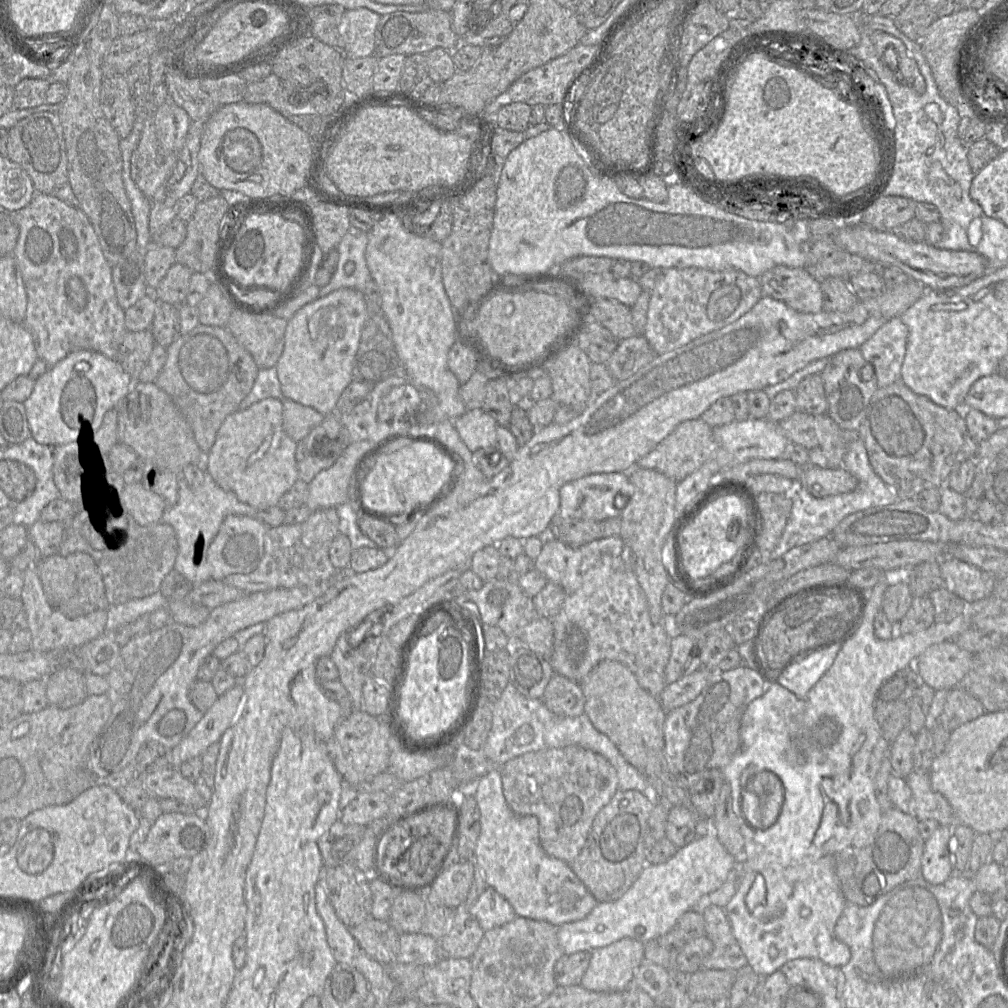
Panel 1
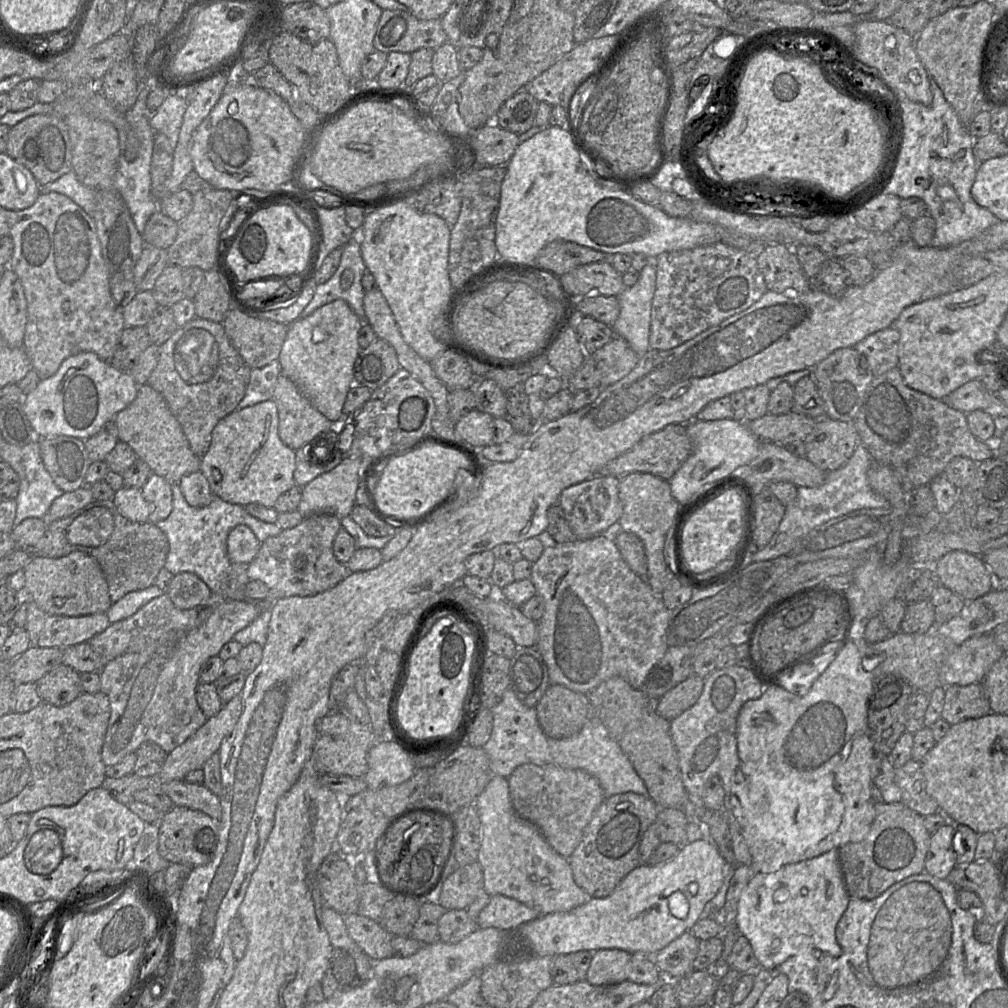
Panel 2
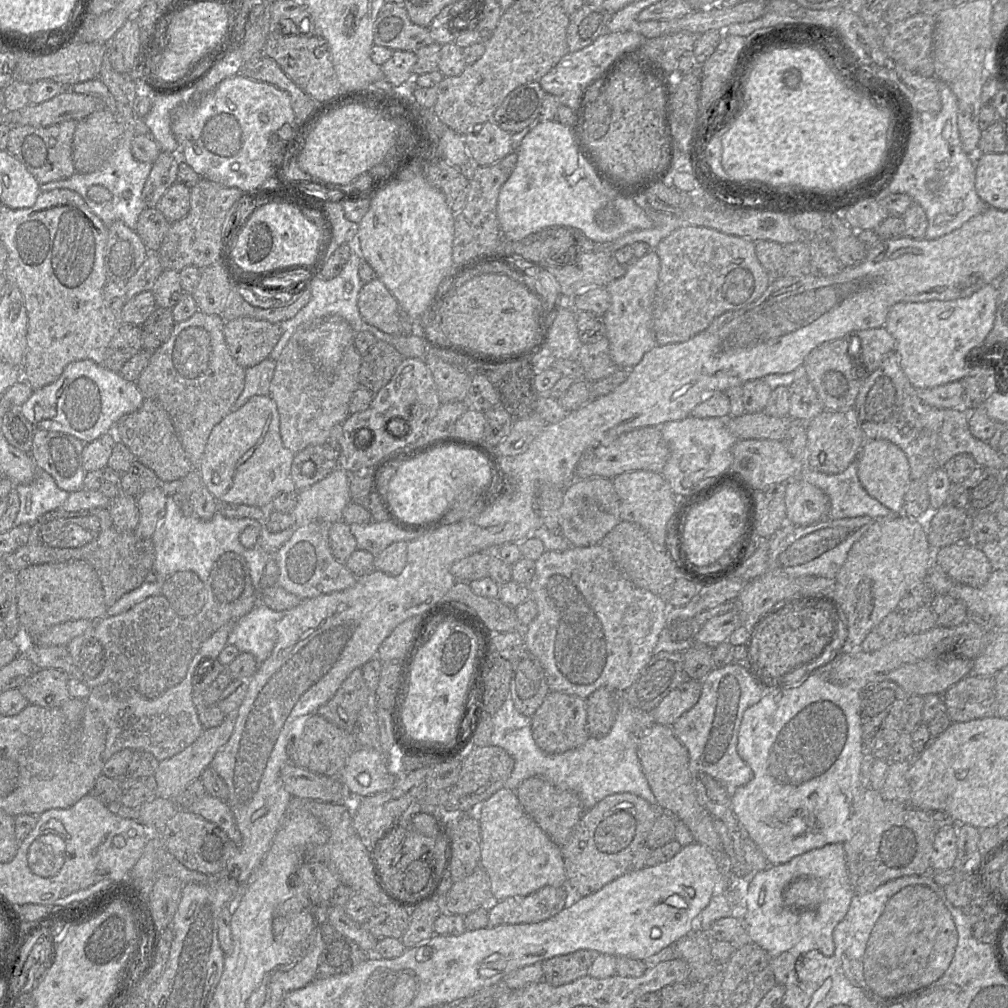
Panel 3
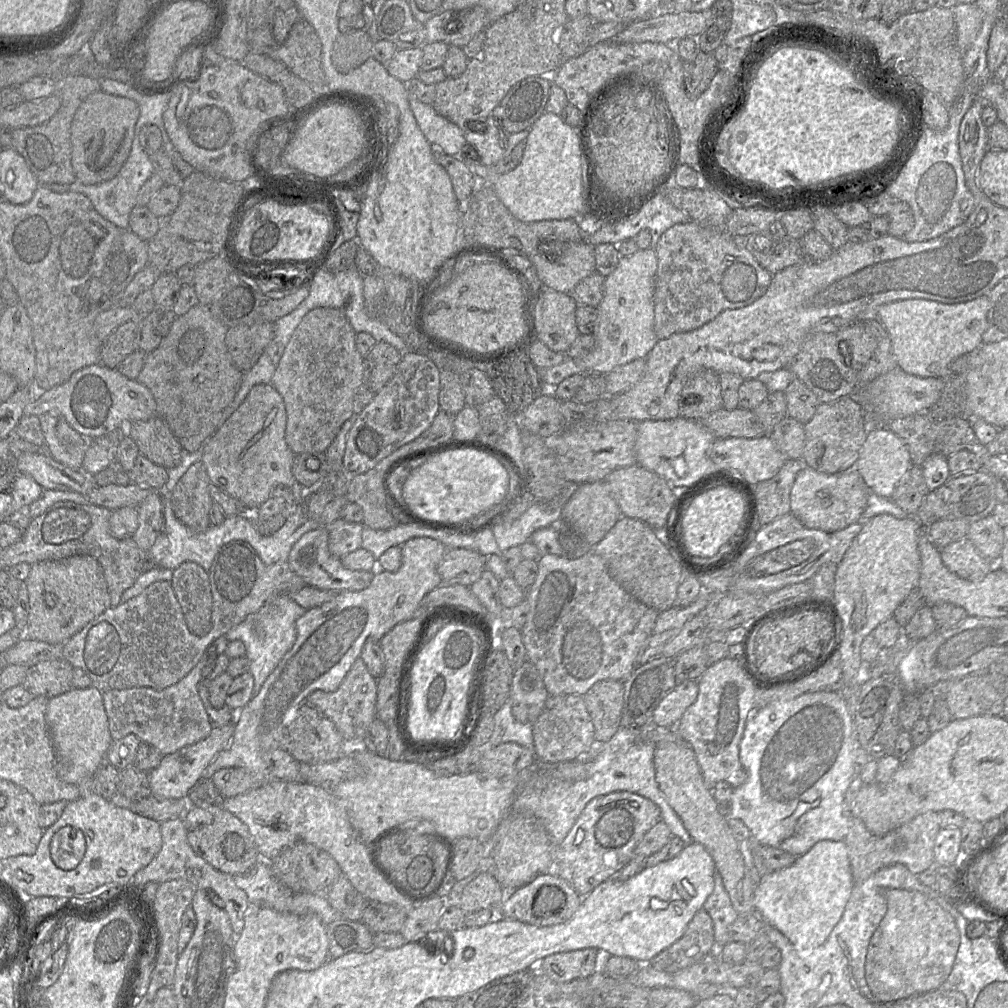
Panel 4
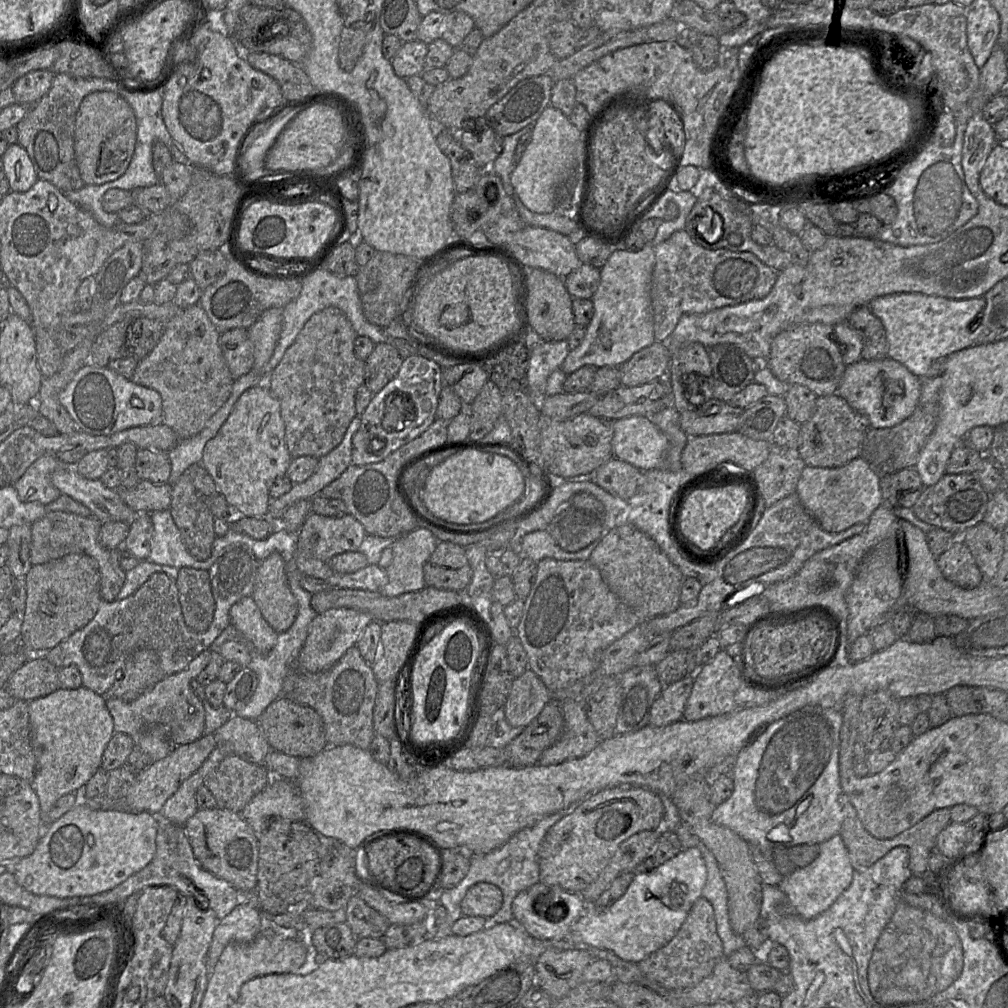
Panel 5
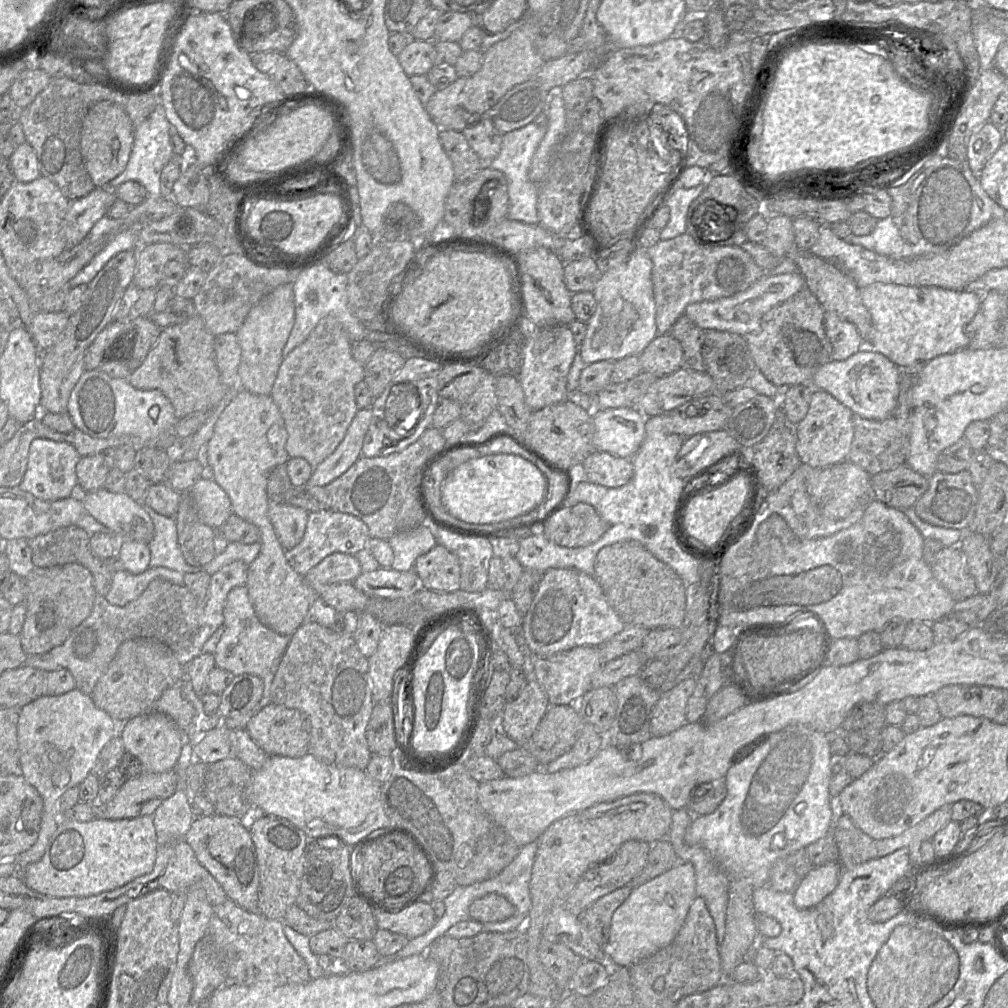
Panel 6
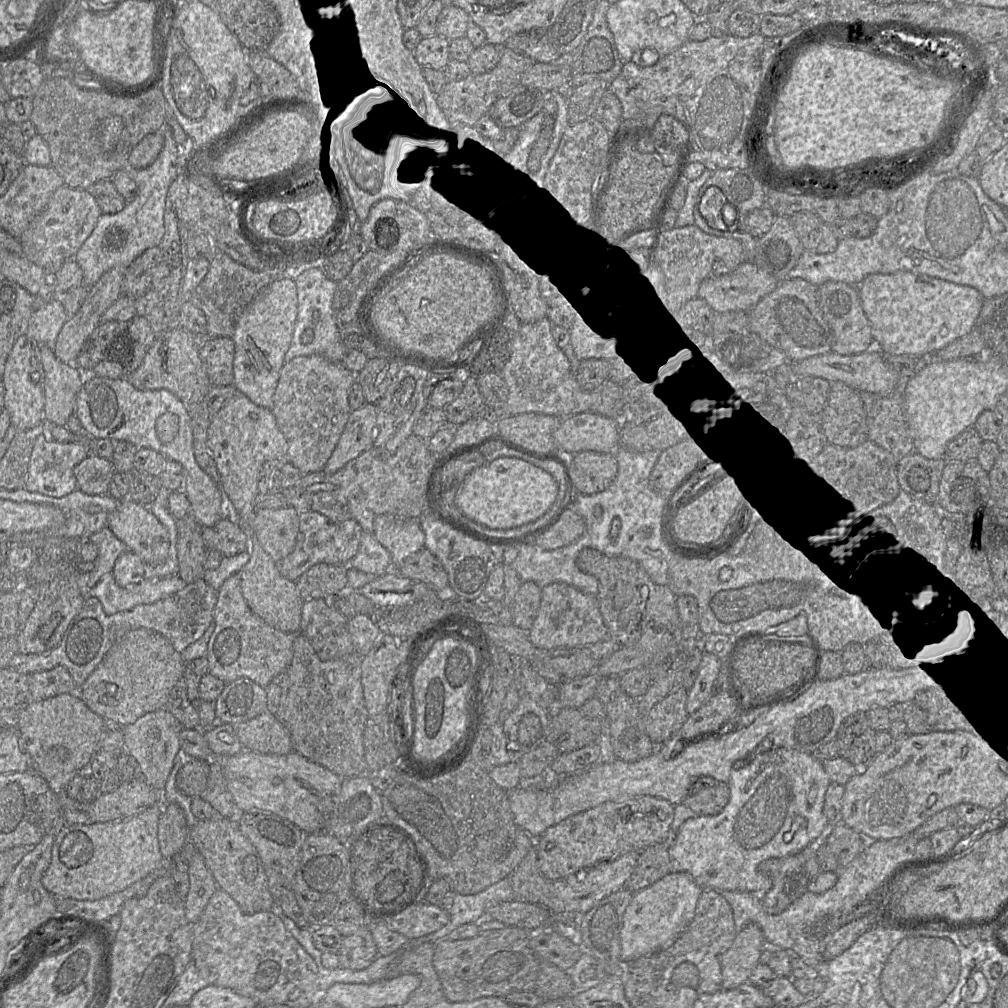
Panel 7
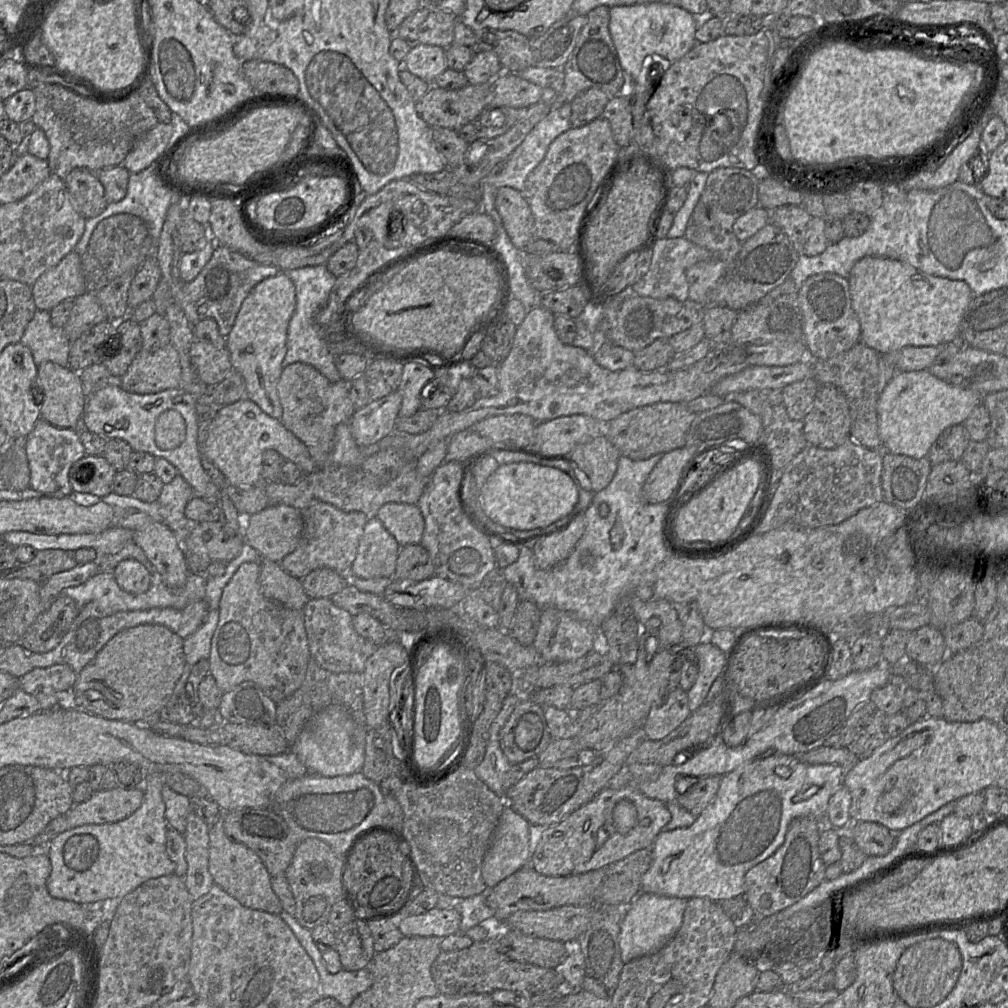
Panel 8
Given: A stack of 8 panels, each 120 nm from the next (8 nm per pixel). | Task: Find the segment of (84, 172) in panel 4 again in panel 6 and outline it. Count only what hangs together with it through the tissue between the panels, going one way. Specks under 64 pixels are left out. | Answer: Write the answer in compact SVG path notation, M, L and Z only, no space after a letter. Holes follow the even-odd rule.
M110 100L95 103L87 112L82 129L80 151L85 168L96 188L107 185L124 171L133 147L135 127L124 108Z

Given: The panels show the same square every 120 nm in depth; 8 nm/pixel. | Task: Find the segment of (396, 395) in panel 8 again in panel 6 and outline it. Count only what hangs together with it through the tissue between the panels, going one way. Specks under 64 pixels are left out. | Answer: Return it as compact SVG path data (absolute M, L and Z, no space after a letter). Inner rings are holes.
M371 407L357 411L342 442L330 456L314 467L311 477L303 487L305 490L331 483L361 457L363 440L371 419Z

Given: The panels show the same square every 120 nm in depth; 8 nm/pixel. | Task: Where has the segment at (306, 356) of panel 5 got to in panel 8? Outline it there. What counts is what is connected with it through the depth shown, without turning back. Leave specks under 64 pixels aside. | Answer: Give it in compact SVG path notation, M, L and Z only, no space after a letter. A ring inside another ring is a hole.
M295 362L282 369L277 393L282 406L281 423L300 439L316 463L316 469L327 465L334 444L338 424L349 421L355 408L349 398L348 382L329 381L313 366Z

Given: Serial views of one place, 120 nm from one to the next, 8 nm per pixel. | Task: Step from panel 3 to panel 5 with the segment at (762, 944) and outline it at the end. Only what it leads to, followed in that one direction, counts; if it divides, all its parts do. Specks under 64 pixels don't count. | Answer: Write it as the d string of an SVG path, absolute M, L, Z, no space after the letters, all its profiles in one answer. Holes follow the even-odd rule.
M835 835L826 842L819 845L819 852L812 863L796 868L791 874L785 877L778 885L787 898L789 907L801 918L811 919L826 911L837 898L849 887L852 882L854 869L851 865L847 849L841 836Z

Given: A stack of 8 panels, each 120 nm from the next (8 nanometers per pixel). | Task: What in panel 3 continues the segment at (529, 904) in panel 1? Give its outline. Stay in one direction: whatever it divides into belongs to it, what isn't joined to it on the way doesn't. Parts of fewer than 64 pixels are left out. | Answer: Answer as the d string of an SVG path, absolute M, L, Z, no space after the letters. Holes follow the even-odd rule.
M506 787L495 792L477 809L481 832L480 866L488 873L496 901L527 896L545 886L566 887L562 848L525 812L516 791Z

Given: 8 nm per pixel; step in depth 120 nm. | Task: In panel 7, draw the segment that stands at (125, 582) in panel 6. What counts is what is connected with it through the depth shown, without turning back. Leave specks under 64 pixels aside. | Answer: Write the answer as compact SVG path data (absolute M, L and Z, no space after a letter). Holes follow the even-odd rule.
M106 573L88 591L88 597L98 598L105 613L112 615L138 605L152 604L181 591L187 585L177 573L167 578L145 579L137 584L120 586L112 573Z

